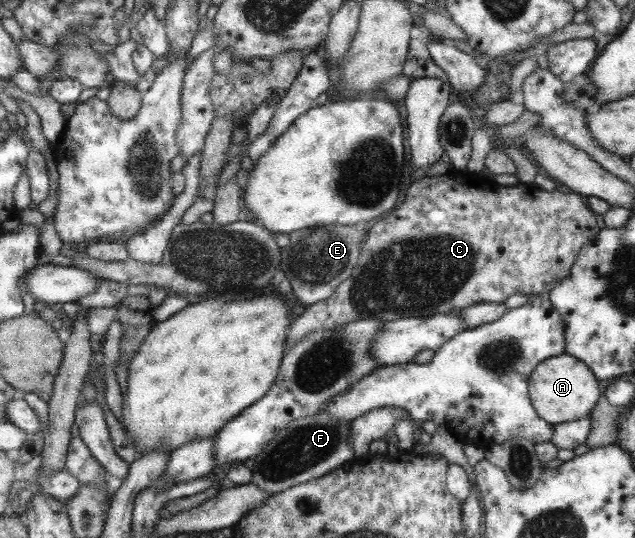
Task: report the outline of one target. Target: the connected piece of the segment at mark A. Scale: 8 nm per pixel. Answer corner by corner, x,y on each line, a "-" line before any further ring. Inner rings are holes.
564,353
541,362
528,378
527,395
540,419
555,426
582,419
598,401
598,380
583,361

